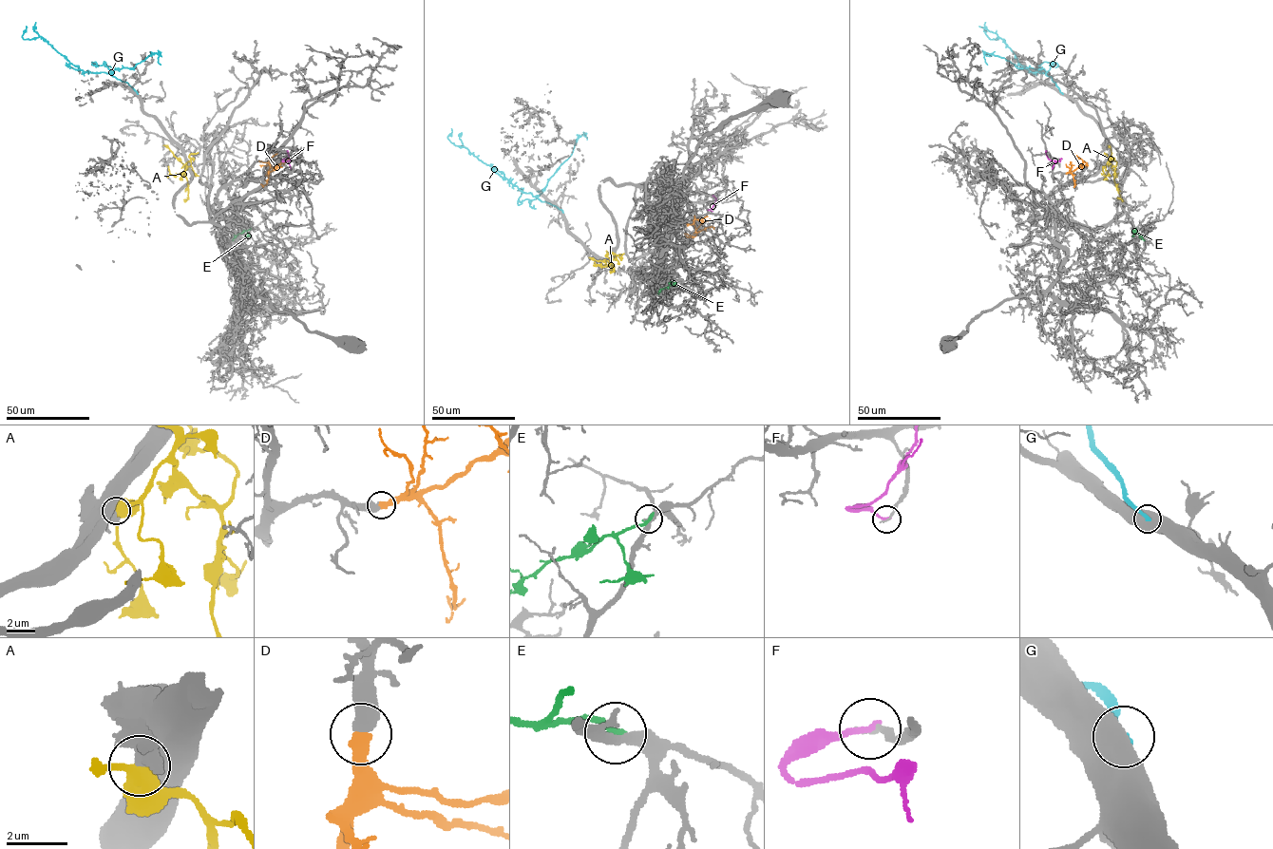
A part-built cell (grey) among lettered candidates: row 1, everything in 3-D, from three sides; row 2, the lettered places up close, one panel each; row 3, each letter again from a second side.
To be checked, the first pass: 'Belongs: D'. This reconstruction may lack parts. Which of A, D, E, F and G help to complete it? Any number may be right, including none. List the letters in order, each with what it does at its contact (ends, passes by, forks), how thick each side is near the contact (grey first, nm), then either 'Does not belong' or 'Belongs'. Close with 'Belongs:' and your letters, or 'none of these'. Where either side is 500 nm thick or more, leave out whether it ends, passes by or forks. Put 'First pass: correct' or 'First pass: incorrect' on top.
First pass: correct
A: Thickness 500 nm (grey) against 500 nm. Does not belong
D: Thickness 550 nm (grey) against 480 nm. Belongs
E: It ends there. Thickness 360 nm (grey) against 260 nm. Does not belong
F: It ends there. Thickness 130 nm (grey) against 200 nm. Does not belong
G: Thickness 750 nm (grey) against 280 nm. Does not belong
Belongs: D

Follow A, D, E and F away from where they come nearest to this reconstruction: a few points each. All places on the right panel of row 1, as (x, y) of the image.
A: (1103, 167), (1109, 161), (1114, 167), (1115, 185), (1122, 201)
D: (1066, 173), (1082, 168), (1076, 161), (1079, 158)
E: (1136, 229), (1145, 240)
F: (1061, 159), (1050, 160), (1046, 150)

